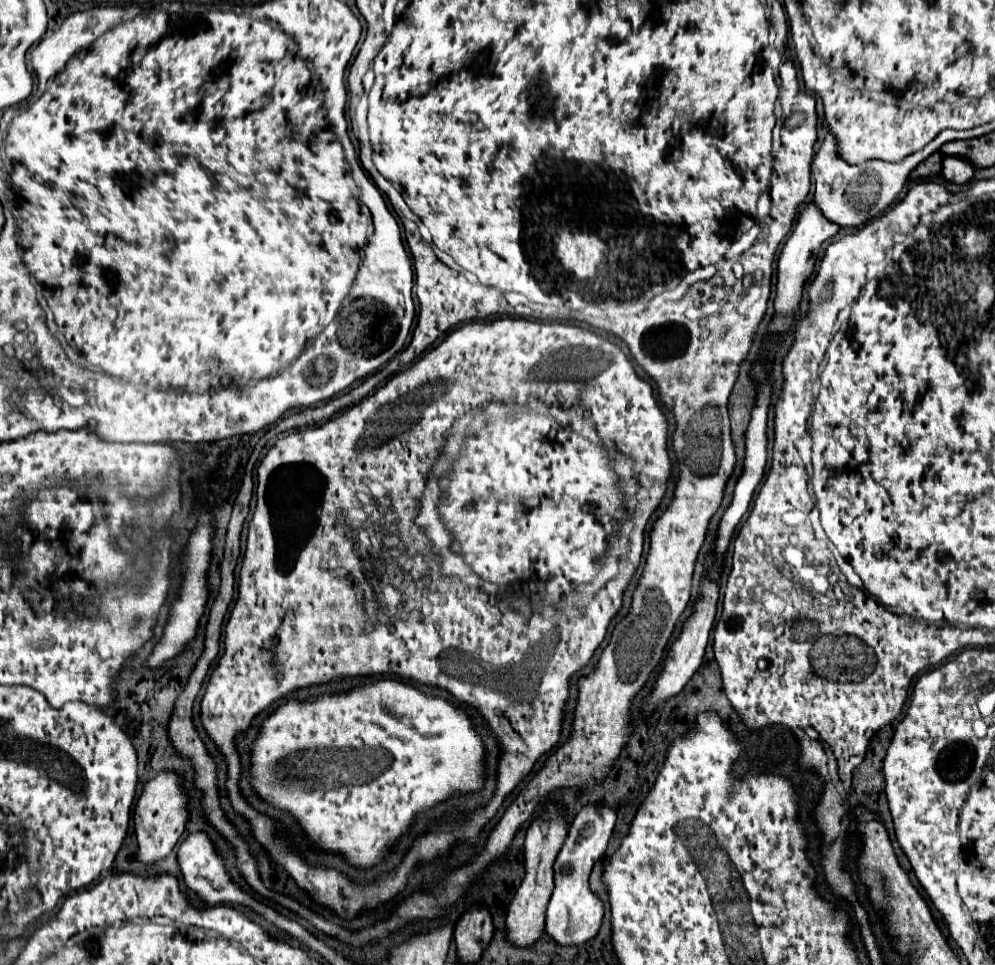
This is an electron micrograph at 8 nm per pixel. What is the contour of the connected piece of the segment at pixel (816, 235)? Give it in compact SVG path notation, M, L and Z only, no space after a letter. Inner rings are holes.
M811 201L803 213L799 215L799 221L795 225L795 231L791 233L791 237L787 239L783 251L781 251L781 257L779 257L779 273L777 273L777 299L775 299L775 319L771 321L769 325L769 331L771 333L785 333L791 325L791 319L795 315L795 309L797 309L797 303L801 299L801 289L803 289L803 283L807 281L807 277L813 273L813 265L815 265L815 259L817 259L817 253L821 249L821 245L825 241L829 241L835 233L839 231L839 225L837 223L831 223L823 213L821 209L817 207L815 201Z

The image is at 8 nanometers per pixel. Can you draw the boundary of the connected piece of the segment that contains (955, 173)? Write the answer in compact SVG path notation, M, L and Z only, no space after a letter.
M945 157L943 159L943 177L953 183L967 183L975 175L975 165L965 157Z

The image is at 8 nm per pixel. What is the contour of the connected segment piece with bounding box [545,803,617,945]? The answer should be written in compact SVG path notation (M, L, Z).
M587 803L577 813L569 837L555 861L555 889L547 905L547 933L559 945L581 945L597 935L603 919L603 903L589 891L589 873L593 863L605 853L607 841L615 827L615 809L605 803Z

